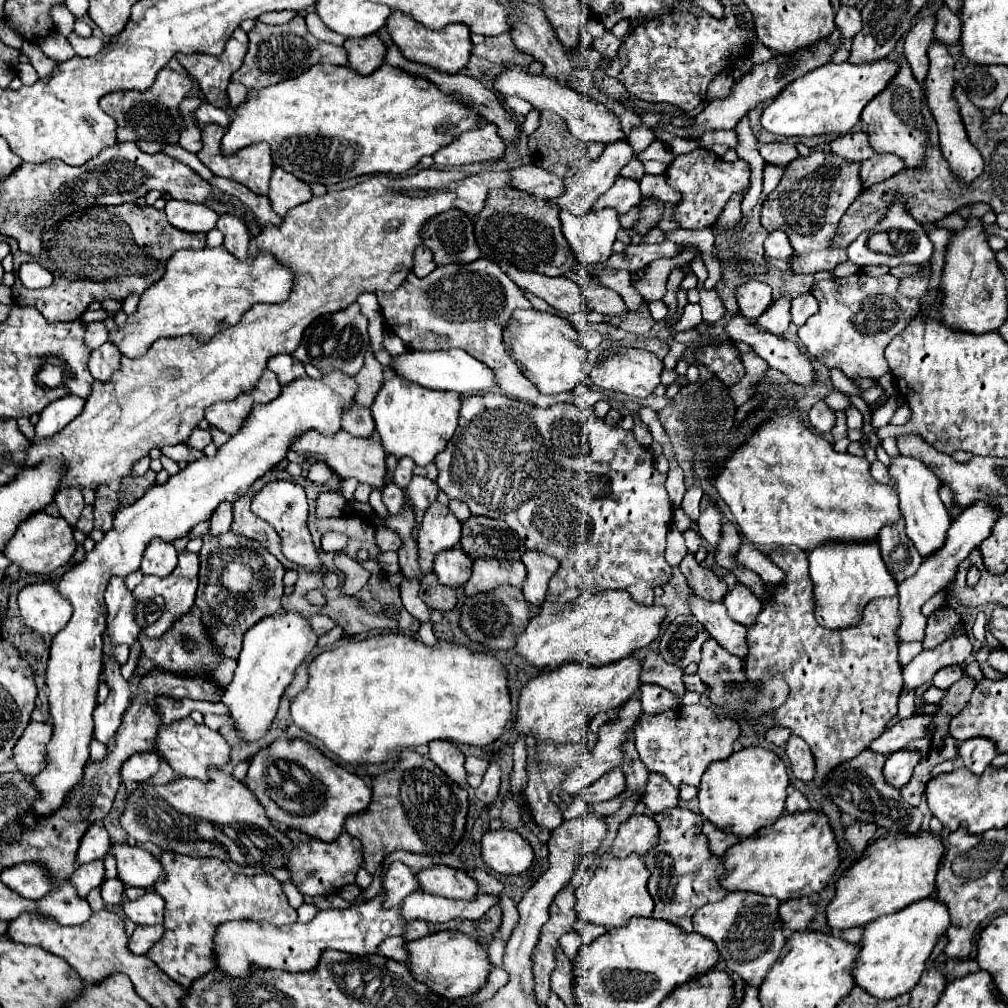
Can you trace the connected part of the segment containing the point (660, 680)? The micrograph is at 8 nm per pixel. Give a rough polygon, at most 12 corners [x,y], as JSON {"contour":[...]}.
{"contour":[[657,652],[641,662],[641,682],[671,690],[681,704],[683,670]]}

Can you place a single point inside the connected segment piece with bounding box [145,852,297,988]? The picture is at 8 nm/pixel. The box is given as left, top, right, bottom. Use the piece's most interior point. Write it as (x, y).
(200, 893)

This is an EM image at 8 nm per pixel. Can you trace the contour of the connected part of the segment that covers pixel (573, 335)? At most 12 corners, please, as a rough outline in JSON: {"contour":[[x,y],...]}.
{"contour":[[515,310],[503,342],[539,392],[571,392],[587,352],[561,316]]}

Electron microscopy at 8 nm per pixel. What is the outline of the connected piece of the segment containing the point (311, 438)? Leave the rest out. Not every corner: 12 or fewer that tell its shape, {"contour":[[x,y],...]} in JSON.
{"contour":[[345,430],[301,434],[299,454],[323,454],[341,478],[383,488],[387,466],[379,440]]}

